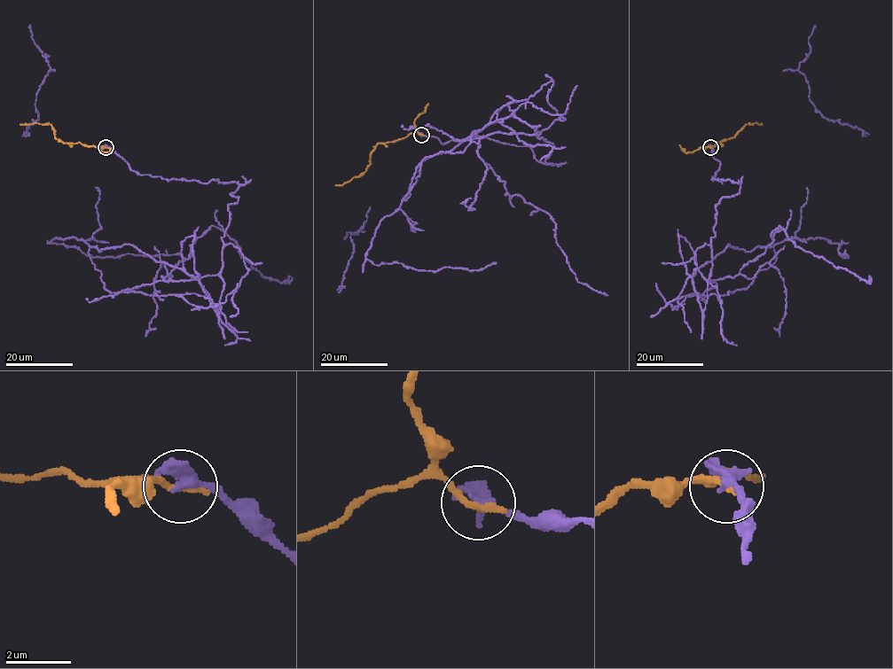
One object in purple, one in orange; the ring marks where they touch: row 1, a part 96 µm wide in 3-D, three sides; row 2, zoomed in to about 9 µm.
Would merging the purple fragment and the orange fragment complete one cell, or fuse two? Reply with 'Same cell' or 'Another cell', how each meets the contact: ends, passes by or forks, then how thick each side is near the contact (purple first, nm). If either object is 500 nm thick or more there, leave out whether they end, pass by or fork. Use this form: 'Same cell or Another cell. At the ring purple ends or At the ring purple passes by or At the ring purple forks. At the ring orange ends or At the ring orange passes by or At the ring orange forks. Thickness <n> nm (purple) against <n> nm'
Same cell. At the ring purple ends. At the ring orange ends. Thickness 440 nm (purple) against 260 nm

